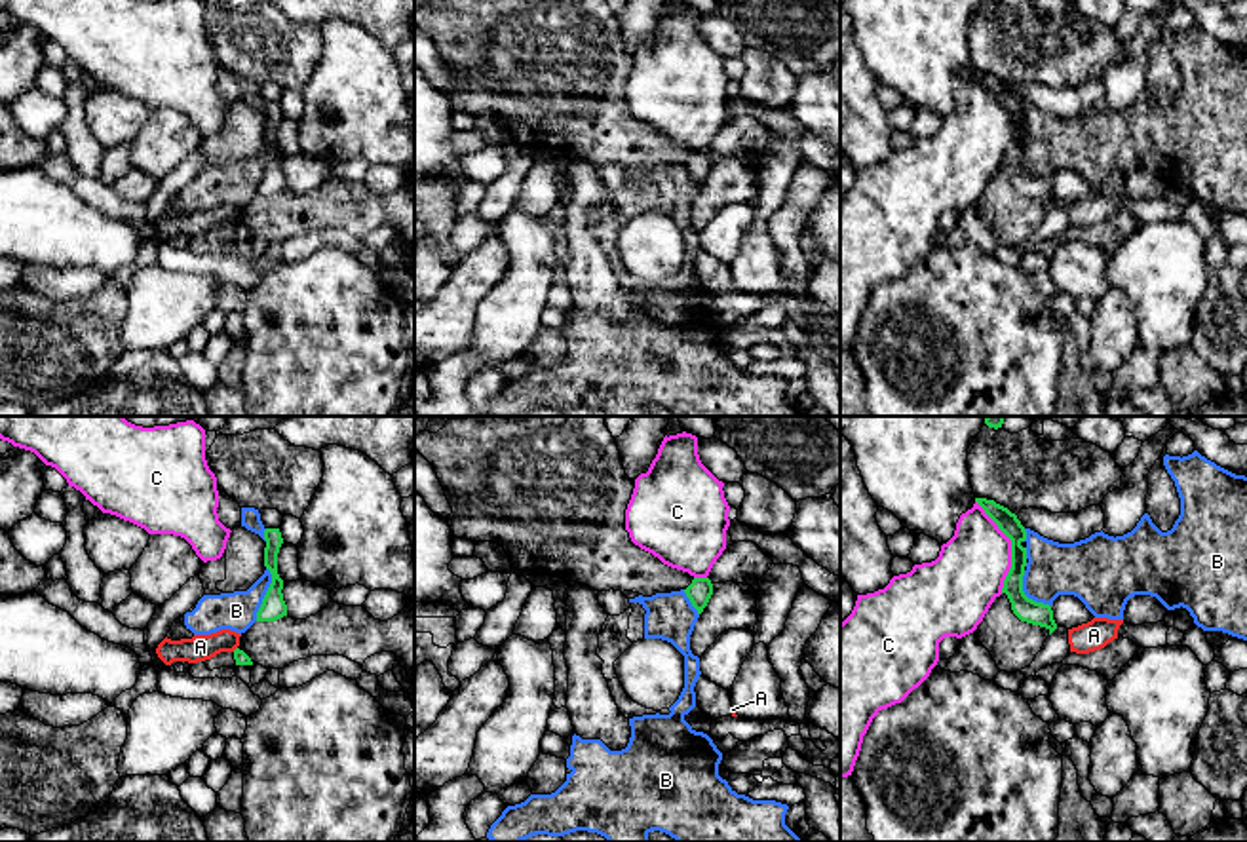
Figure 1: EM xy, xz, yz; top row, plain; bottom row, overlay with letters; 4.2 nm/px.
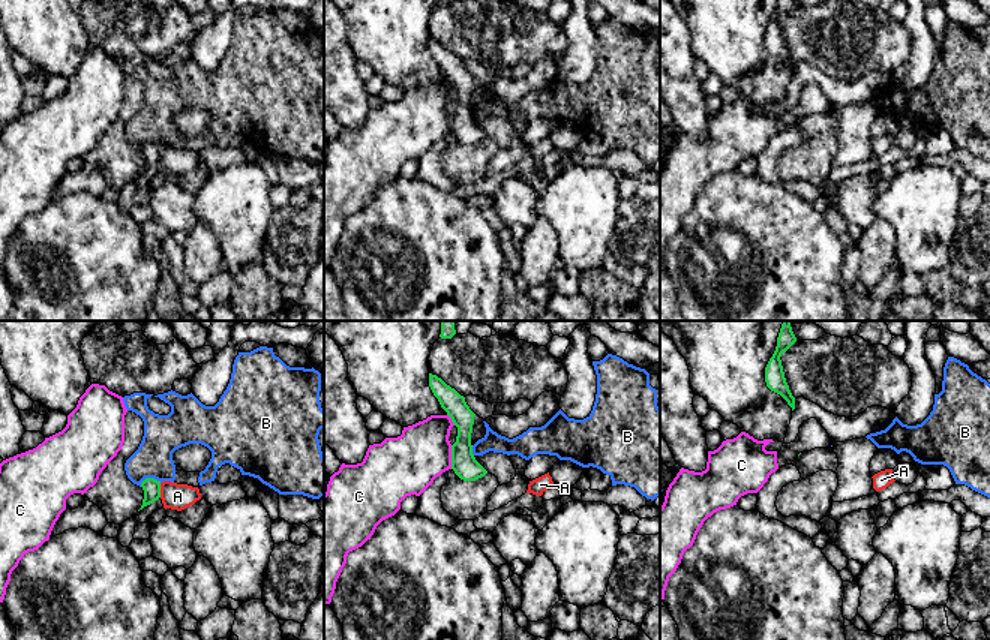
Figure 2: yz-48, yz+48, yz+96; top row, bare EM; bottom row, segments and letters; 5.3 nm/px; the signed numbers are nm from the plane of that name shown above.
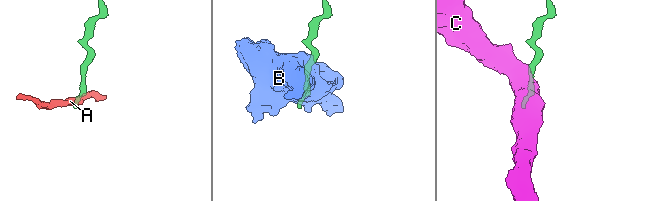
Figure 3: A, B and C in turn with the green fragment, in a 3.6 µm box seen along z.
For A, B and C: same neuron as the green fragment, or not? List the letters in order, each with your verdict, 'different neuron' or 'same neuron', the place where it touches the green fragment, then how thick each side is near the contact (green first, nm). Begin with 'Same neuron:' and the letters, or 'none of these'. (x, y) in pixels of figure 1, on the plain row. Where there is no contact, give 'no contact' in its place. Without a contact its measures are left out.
Same neuron: none of these
A: different neuron | no contact
B: different neuron | xy (267, 168) | 100/160 nm
C: different neuron | yz (1012, 120) | 90/300 nm

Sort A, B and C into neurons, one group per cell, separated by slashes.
A / B / C

